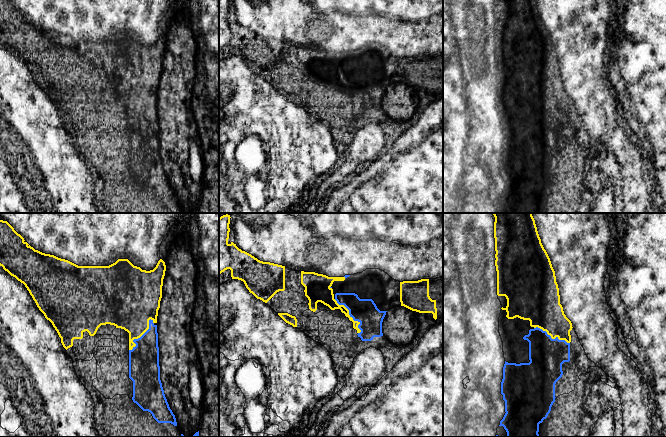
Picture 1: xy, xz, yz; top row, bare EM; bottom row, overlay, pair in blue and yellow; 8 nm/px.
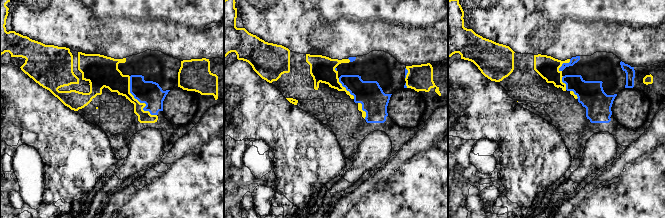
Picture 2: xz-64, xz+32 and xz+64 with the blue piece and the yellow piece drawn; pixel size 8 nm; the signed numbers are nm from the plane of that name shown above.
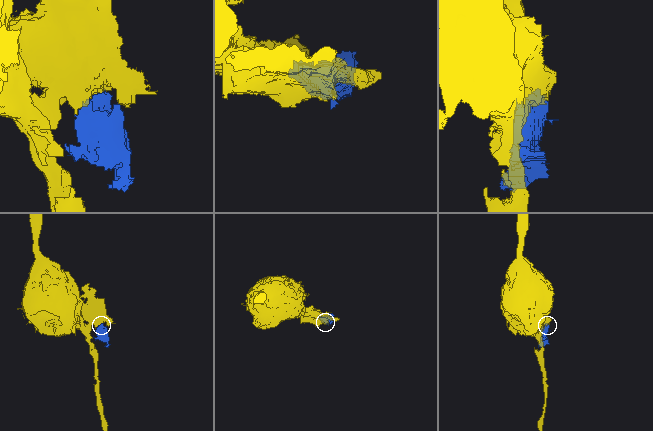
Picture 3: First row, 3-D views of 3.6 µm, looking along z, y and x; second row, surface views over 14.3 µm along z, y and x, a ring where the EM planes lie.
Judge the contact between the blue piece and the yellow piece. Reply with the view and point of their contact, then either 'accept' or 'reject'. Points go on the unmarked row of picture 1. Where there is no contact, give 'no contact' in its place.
xz (350, 92) | reject

